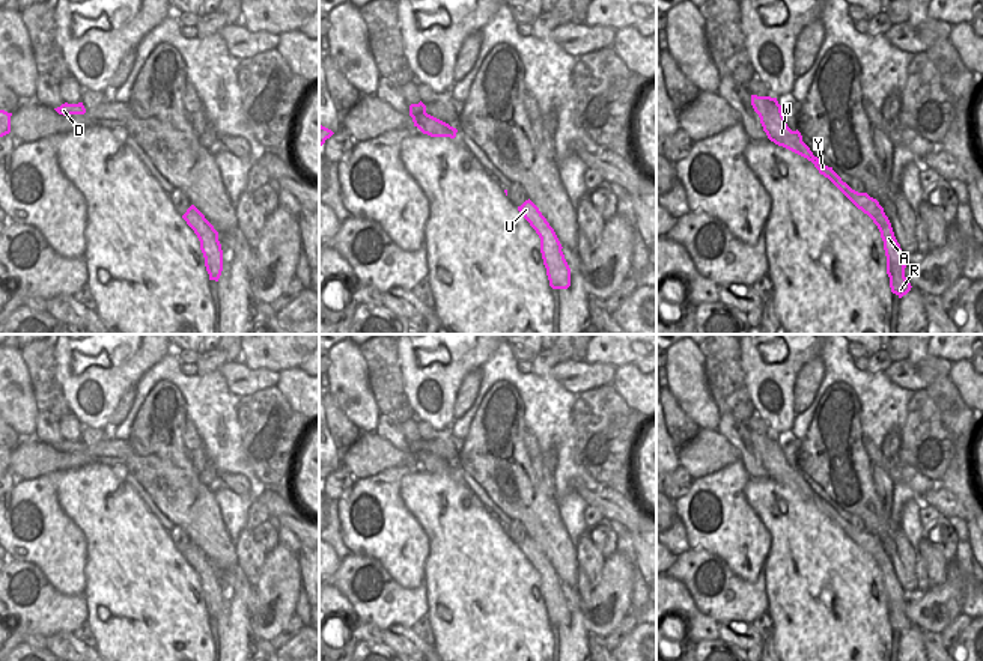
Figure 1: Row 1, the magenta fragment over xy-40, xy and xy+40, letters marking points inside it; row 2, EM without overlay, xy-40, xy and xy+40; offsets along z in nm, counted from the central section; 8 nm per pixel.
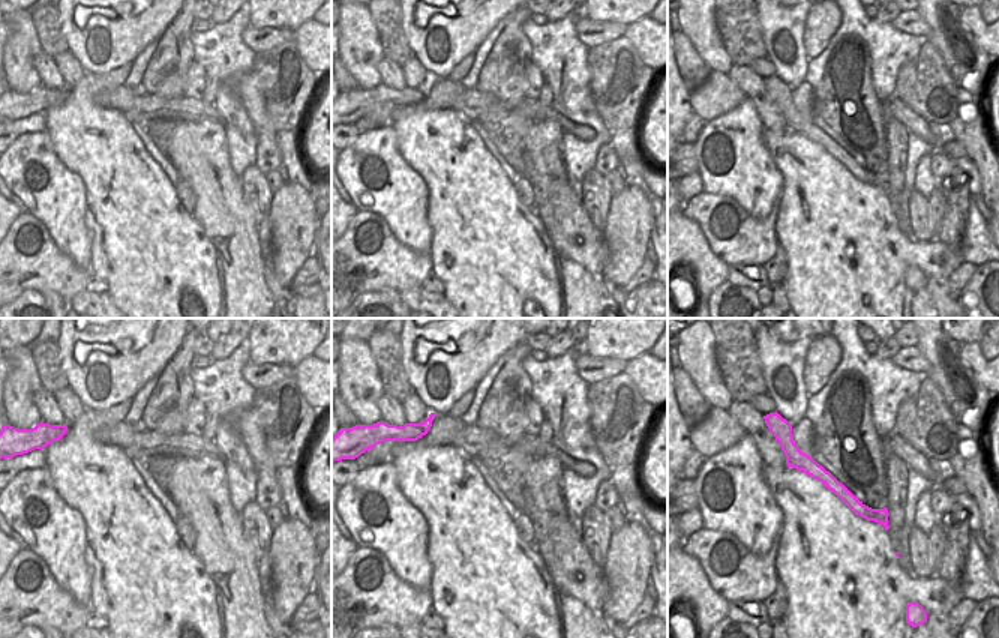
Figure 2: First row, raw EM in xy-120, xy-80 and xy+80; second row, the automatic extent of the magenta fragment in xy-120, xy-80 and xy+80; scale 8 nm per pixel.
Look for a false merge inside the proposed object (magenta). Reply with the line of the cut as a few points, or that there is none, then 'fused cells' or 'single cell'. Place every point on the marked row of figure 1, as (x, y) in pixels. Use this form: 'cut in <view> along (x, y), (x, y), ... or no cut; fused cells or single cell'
cut in xy along (426, 113), (417, 119), (416, 125); fused cells

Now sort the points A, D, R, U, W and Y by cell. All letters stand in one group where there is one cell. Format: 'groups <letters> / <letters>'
groups A R U W Y / D

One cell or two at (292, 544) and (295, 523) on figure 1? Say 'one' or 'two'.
two

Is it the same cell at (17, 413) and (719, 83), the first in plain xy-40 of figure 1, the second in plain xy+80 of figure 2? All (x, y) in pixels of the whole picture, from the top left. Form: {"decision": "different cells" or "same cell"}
{"decision": "different cells"}

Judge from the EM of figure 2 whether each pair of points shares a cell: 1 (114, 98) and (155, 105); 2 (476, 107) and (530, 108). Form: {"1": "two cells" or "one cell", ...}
{"1": "two cells", "2": "one cell"}

